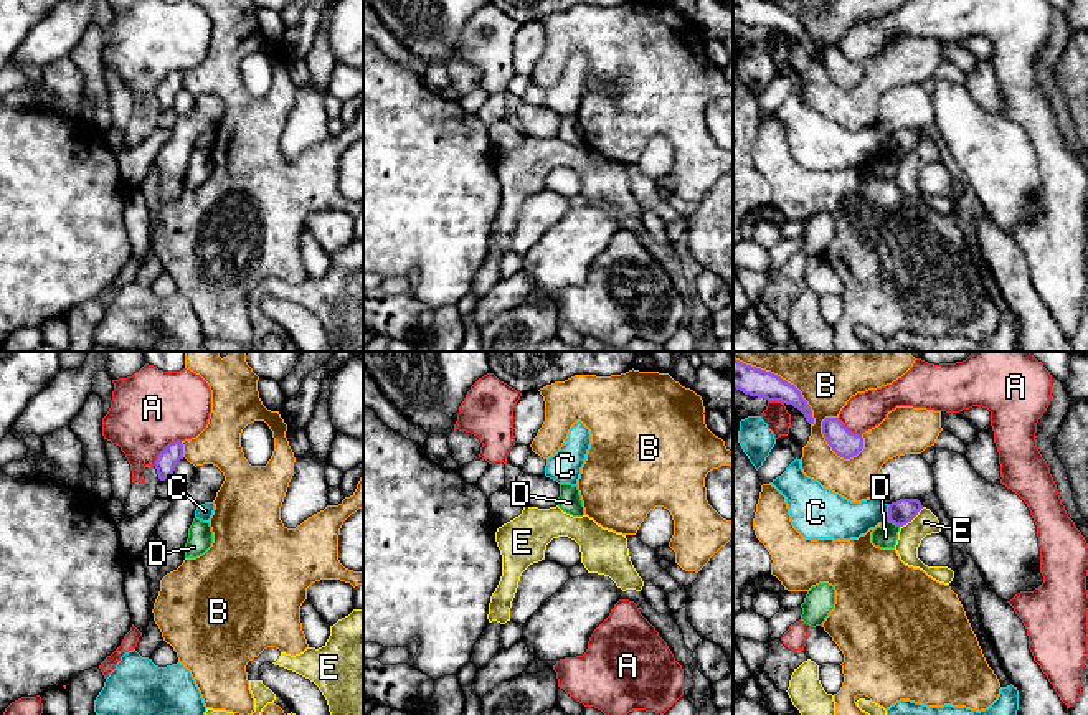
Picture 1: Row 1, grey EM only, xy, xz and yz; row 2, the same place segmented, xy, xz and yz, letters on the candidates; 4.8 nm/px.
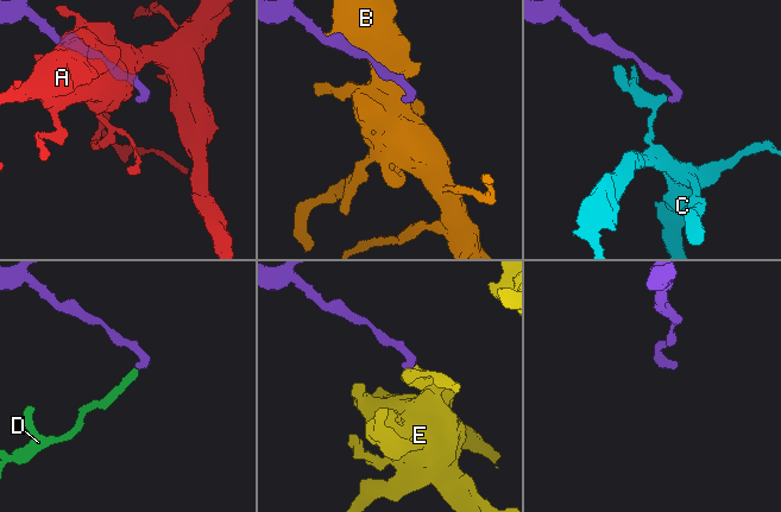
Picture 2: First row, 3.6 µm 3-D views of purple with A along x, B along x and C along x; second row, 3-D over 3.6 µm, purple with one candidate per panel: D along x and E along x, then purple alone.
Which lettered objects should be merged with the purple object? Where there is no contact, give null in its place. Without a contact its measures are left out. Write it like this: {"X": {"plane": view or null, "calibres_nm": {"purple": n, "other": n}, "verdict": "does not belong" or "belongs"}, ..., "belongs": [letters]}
{"A": {"plane": "xy", "calibres_nm": {"purple": 100, "other": 380}, "verdict": "does not belong"}, "B": {"plane": "yz", "calibres_nm": {"purple": 140, "other": 440}, "verdict": "does not belong"}, "C": {"plane": "yz", "calibres_nm": {"purple": 120, "other": 200}, "verdict": "does not belong"}, "D": {"plane": "yz", "calibres_nm": {"purple": 120, "other": 110}, "verdict": "does not belong"}, "E": {"plane": "yz", "calibres_nm": {"purple": 120, "other": 120}, "verdict": "does not belong"}, "belongs": []}

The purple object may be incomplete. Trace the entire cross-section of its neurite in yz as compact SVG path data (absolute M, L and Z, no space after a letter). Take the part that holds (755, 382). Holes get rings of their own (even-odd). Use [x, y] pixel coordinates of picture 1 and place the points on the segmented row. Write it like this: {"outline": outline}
{"outline": "M735 357L733 388L750 396L792 405L804 414L809 424L814 424L812 410L794 385L771 372L746 365Z"}

